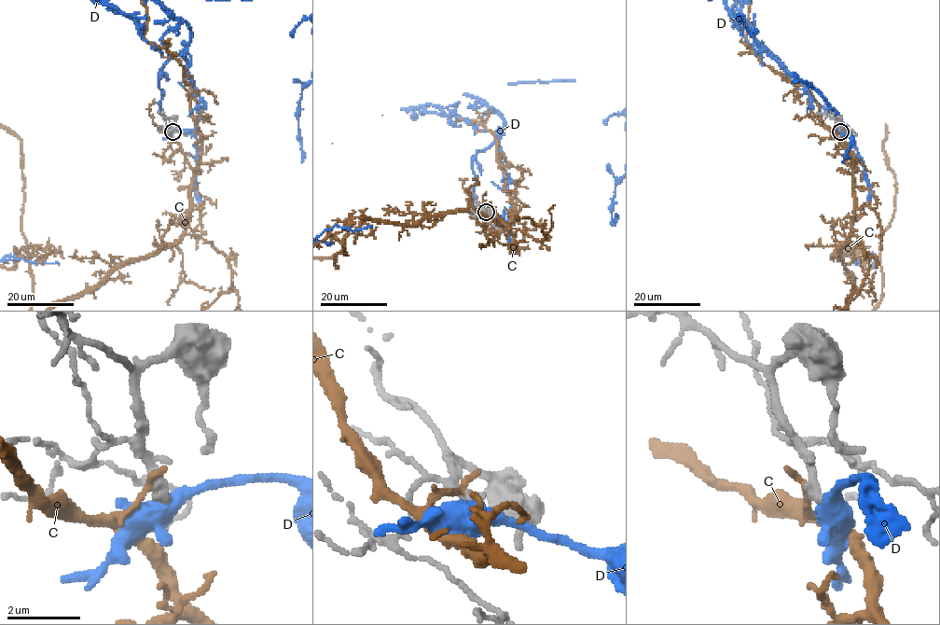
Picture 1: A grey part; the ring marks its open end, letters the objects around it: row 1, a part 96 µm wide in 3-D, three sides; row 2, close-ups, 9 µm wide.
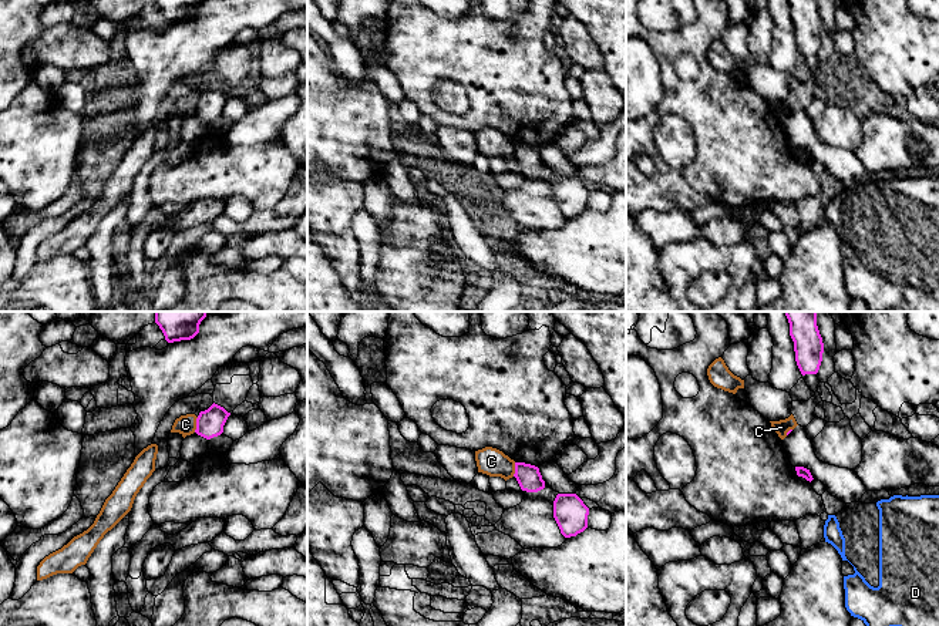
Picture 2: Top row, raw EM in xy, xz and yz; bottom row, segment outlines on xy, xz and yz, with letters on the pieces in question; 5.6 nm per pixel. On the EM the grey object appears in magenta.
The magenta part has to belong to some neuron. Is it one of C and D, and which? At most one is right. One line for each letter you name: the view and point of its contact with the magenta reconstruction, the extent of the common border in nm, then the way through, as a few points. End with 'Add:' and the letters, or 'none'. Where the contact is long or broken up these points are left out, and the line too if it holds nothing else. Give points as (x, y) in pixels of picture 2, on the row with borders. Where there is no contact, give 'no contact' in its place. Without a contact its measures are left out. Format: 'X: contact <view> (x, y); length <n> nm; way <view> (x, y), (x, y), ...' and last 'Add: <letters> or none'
Add: none

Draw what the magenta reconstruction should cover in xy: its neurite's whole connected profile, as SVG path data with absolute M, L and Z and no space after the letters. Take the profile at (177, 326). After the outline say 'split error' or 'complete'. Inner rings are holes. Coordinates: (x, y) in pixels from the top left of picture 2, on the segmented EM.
M155 312L155 323L168 343L191 340L199 333L199 324L208 312Z | complete

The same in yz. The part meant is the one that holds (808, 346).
M785 312L785 316L801 374L817 374L824 353L822 337L817 326L817 312Z | complete

